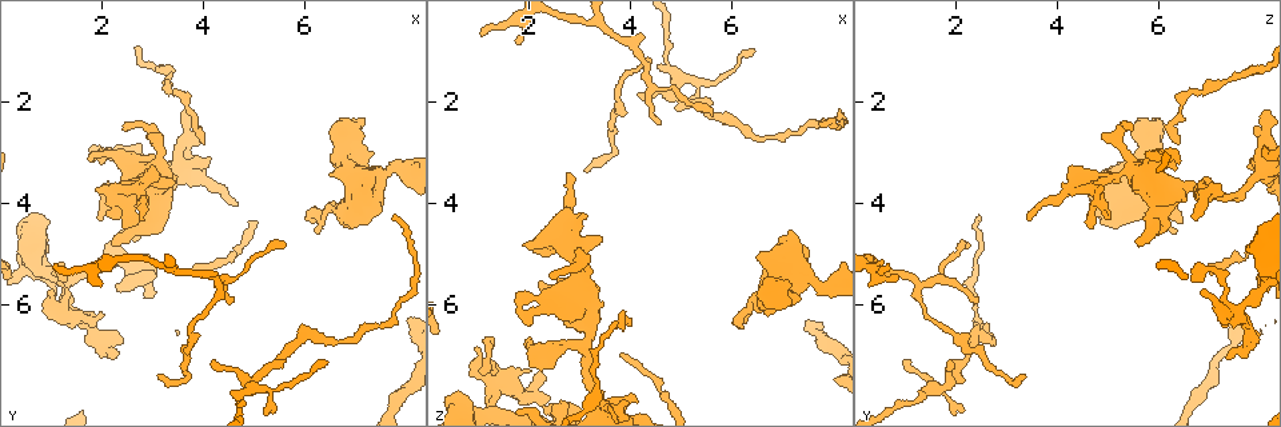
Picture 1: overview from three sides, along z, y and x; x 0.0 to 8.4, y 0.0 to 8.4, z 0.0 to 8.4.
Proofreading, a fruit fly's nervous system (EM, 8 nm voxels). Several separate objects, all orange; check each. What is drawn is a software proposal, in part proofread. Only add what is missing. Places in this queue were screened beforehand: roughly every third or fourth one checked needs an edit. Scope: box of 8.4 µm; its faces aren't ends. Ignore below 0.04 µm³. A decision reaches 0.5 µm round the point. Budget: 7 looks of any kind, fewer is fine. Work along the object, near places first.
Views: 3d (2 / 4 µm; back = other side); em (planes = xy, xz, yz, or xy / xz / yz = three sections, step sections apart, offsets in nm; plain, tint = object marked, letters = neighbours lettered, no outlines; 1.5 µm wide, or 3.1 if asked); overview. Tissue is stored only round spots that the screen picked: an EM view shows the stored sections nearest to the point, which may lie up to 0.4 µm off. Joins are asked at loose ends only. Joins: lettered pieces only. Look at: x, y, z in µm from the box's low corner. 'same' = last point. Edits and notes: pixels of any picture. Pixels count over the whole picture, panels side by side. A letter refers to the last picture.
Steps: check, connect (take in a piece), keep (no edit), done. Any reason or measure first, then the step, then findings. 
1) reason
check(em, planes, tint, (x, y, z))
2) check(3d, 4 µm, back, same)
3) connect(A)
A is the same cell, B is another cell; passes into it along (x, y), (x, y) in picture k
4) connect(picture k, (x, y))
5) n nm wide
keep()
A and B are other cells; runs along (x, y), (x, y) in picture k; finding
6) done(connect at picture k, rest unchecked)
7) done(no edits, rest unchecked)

thin end
check(3d, 2 µm, (6.40, 7.10, 0.95))

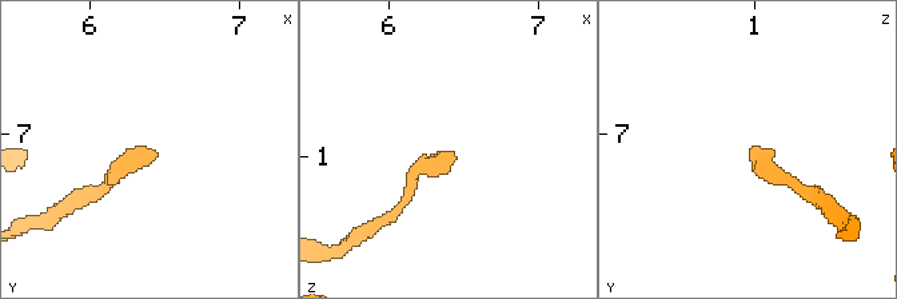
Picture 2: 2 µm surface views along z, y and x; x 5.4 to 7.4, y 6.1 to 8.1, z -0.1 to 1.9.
need the tissue
check(em, planes, letters, (6.42, 7.12, 1.00))

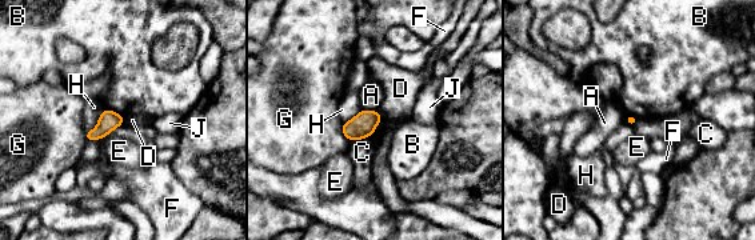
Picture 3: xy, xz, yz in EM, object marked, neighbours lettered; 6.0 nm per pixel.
60 nm wide
keep()
A, B, C, D, E, F, G, H and J are other cells; border along (106, 108), (126, 118) in picture 3; no lettered piece goes on from it

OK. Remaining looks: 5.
tapers out
check(em, planes, letters, (4.20, 7.15, 1.85))

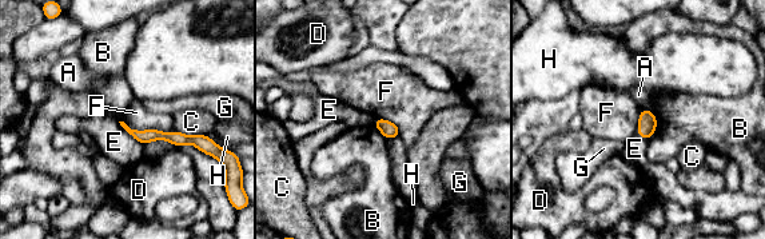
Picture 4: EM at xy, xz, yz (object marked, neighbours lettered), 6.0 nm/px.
80 nm wide
keep()
A, B, C, D, E, F, G and H are other cells; runs along (134, 132), (204, 140) in picture 4; no lettered piece goes on from it

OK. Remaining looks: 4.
branch stops here
check(3d, 2 µm, (3.20, 7.50, 3.35))

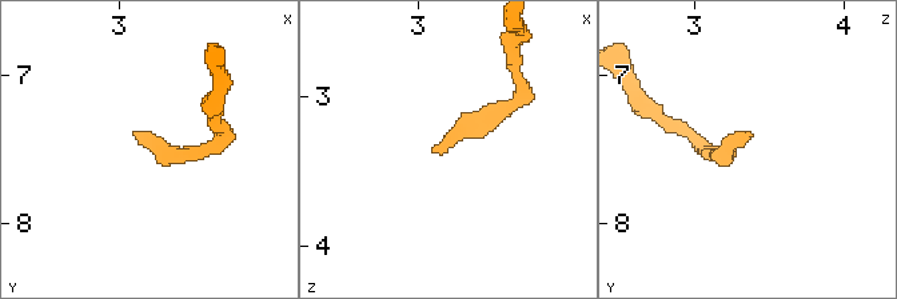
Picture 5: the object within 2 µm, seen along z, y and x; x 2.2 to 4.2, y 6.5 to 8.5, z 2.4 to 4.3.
check(em, planes, letters, (3.16, 7.46, 3.32))

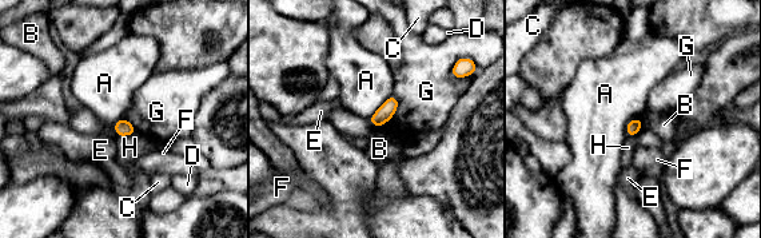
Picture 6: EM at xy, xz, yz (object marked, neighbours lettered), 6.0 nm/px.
80 nm wide
keep()
A, B, C, D, E, F, G and H are other cells; border along (136, 131), (118, 137) in picture 6; no lettered piece goes on from it

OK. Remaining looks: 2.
done(no edits, rest unchecked)

